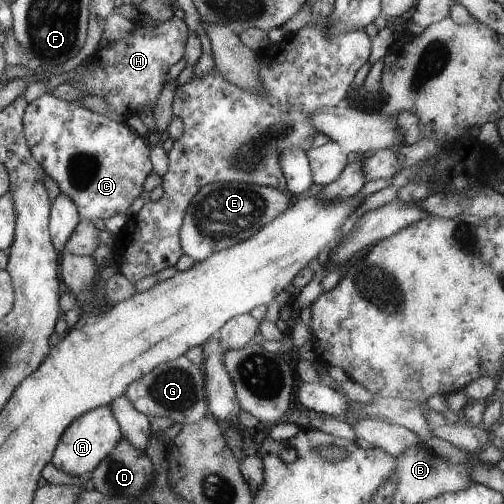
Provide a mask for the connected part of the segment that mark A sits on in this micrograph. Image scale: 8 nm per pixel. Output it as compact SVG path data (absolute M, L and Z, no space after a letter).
M110 405L91 410L77 418L77 421L74 421L63 434L56 454L53 456L52 464L71 476L91 477L97 466L100 466L101 462L104 462L105 458L108 458L109 454L116 449L117 444L124 438L123 434Z

